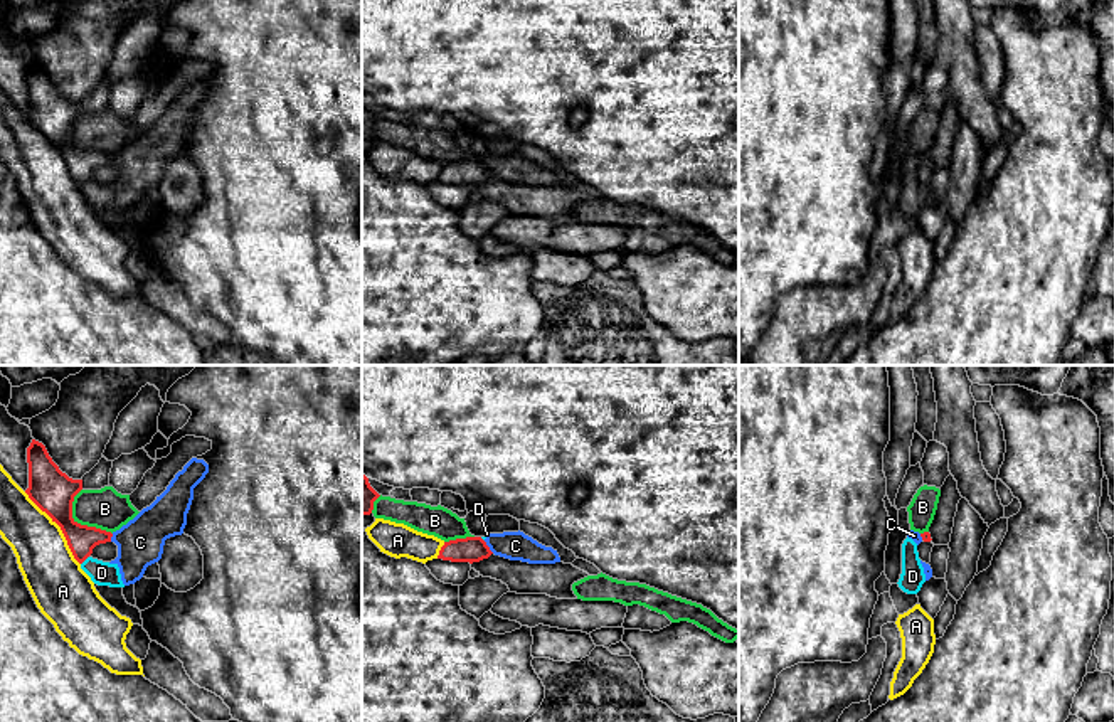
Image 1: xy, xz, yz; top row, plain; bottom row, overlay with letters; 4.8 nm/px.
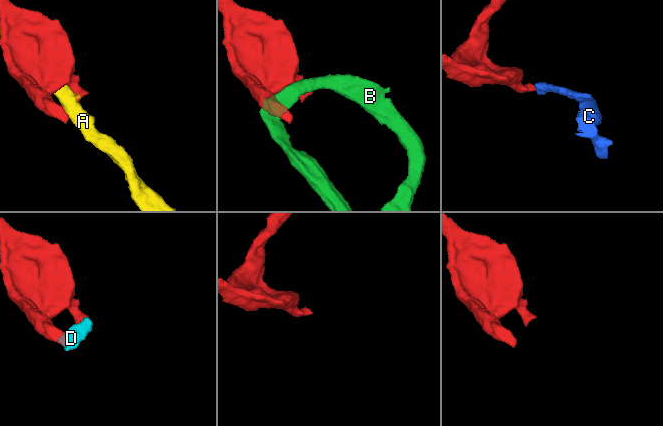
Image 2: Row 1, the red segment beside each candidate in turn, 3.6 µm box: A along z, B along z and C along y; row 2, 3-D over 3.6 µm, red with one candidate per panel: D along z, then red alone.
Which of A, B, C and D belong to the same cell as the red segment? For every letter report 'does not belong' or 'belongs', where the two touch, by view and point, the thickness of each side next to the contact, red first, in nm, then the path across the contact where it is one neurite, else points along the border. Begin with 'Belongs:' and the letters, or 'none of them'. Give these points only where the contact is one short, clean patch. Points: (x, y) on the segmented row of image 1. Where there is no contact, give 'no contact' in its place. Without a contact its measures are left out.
Belongs: none of them
A: does not belong | xy (61, 529) | 200/280 nm
B: does not belong | xy (76, 522) | 200/200 nm
C: does not belong | xz (488, 547) | 130/140 nm | along xz (483, 541), (493, 552)
D: does not belong | xy (84, 559) | 140/110 nm | along xy (88, 556), (81, 564)

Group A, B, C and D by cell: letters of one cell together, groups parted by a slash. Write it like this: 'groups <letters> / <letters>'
groups A / B C D

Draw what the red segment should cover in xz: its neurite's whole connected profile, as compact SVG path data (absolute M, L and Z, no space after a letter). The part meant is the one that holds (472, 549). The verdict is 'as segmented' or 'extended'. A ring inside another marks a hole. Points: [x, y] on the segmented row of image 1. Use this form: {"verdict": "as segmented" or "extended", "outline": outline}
{"verdict": "as segmented", "outline": "M466 537L444 542L438 559L451 562L480 562L488 559L493 552L481 537Z"}

